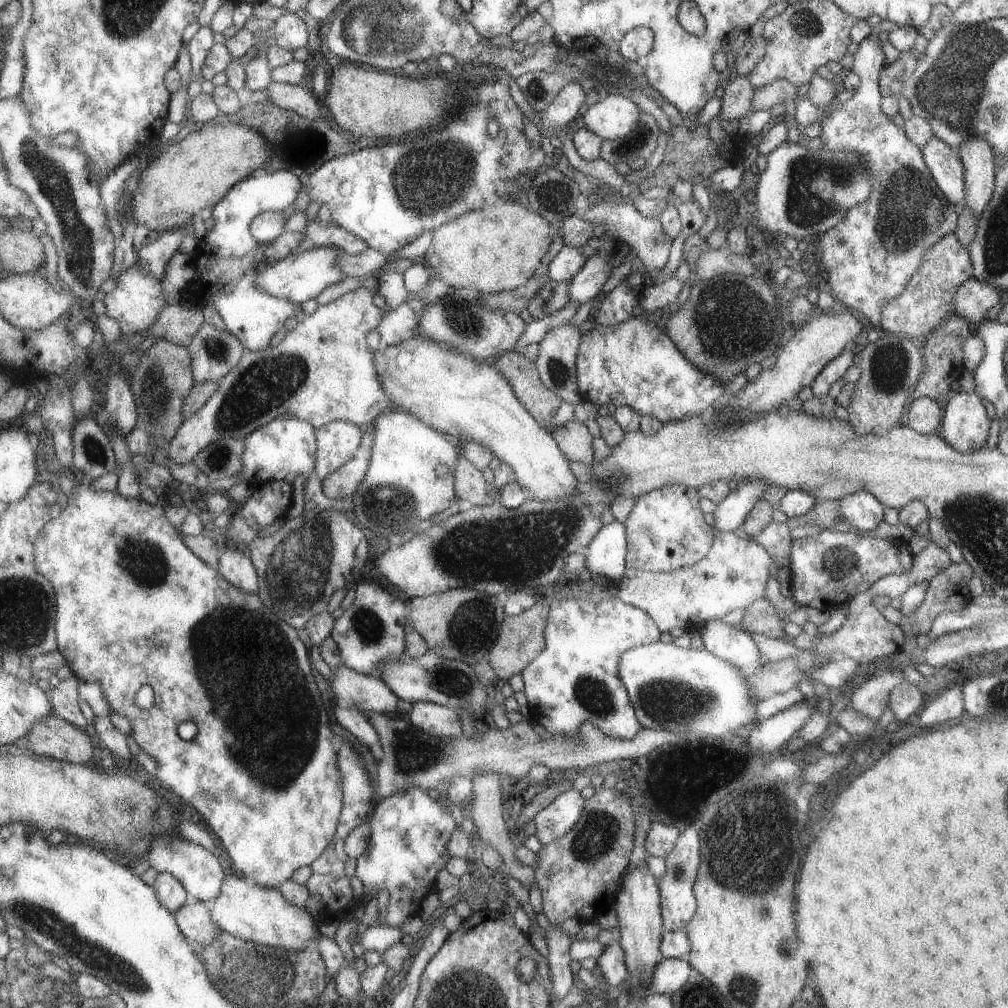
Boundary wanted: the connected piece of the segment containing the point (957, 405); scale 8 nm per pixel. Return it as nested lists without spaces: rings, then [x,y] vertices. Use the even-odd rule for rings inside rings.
[[[951,393],[941,405],[937,436],[957,452],[973,452],[985,446],[991,426],[981,399],[975,393]]]

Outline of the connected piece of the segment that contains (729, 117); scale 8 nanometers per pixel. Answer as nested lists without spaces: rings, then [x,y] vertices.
[[[735,76],[727,82],[721,96],[717,118],[724,122],[741,122],[750,112],[753,89],[746,76]]]

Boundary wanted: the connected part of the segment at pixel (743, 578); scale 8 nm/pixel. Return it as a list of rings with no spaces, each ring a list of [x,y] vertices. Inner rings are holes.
[[[733,531],[715,533],[709,550],[695,564],[668,573],[624,569],[614,597],[645,612],[664,637],[671,628],[693,630],[703,622],[719,620],[736,608],[747,608],[764,596],[771,566],[769,553]]]

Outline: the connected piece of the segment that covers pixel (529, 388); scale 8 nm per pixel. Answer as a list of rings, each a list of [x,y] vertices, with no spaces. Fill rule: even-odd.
[[[511,350],[496,357],[492,363],[504,374],[517,400],[528,409],[533,420],[545,429],[549,428],[547,422],[562,402],[539,380],[533,361]]]

